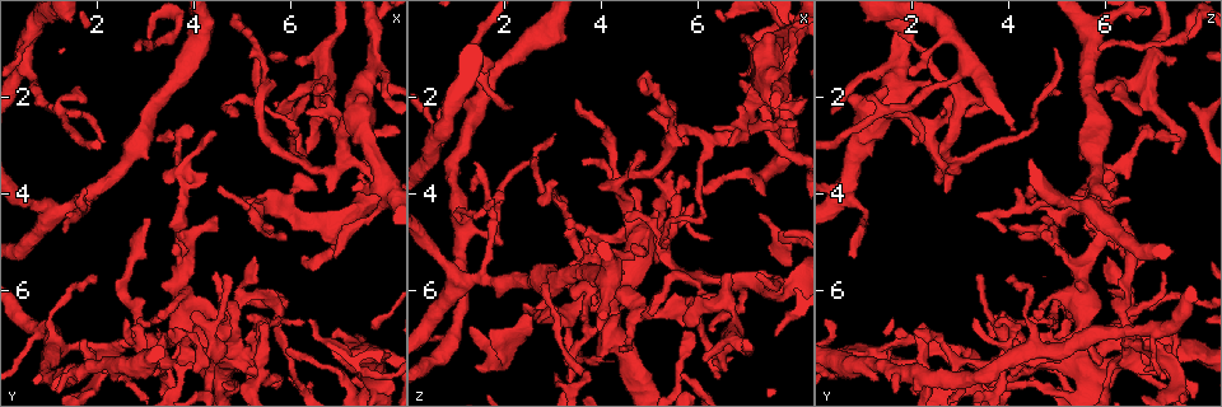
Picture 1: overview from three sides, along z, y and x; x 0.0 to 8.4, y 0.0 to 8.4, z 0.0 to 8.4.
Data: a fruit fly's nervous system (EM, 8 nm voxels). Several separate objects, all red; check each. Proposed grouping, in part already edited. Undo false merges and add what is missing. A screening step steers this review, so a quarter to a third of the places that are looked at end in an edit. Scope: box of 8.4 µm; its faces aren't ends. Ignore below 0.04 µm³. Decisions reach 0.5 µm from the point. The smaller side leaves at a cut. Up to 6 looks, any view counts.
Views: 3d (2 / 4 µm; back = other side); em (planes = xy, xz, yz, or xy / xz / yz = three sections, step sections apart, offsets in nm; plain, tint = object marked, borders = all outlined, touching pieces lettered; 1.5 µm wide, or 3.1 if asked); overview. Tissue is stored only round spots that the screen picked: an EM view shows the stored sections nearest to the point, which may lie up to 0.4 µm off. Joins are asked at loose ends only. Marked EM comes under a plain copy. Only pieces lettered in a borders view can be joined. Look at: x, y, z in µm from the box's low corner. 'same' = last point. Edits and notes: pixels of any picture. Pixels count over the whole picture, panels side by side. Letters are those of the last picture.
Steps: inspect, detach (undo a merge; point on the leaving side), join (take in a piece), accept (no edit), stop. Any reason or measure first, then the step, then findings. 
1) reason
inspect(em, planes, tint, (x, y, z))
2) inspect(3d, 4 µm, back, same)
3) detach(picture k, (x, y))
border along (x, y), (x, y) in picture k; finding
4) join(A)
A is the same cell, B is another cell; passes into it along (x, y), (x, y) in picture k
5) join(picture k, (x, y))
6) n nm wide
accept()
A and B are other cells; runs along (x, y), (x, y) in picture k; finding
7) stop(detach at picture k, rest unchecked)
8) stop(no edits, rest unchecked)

an open end
inspect(em, planes, borders, (5.75, 2.35, 6.70))

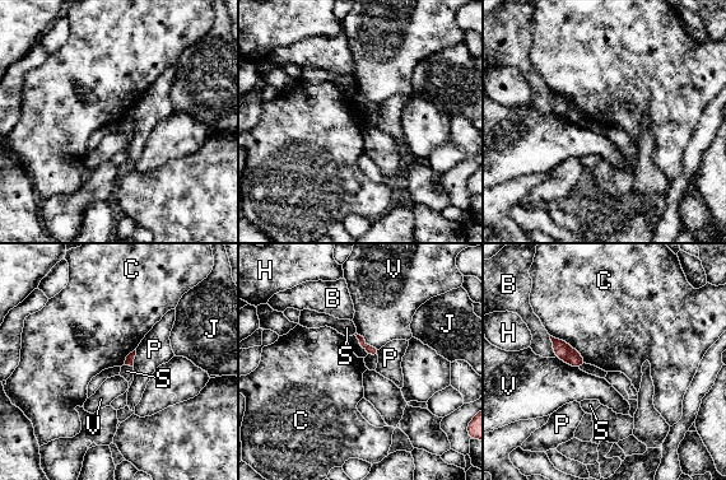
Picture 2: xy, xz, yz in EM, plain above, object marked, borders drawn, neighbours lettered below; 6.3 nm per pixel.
accept()
B, C, H, J, P, S and V are other cells; border along (550, 335), (567, 341), (586, 363) in picture 2; none of them fits

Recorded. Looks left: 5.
tapers out
inspect(3d, 4 µm, (3.50, 6.85, 2.10))

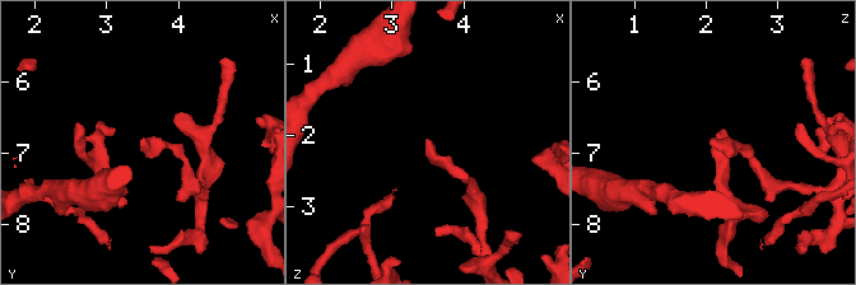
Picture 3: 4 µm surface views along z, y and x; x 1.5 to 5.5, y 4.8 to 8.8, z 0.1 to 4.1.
need the tissue
inspect(em, xz, step 4, tint, (3.50, 6.85, 2.05))

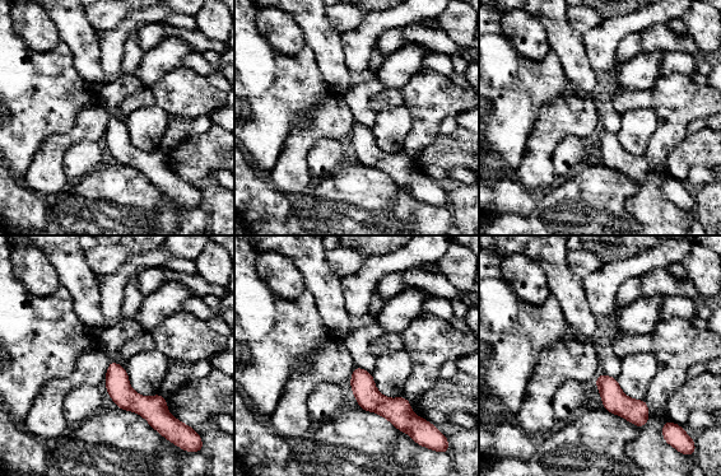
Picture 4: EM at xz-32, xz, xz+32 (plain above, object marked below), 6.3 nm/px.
inspect(em, planes, borders, same)

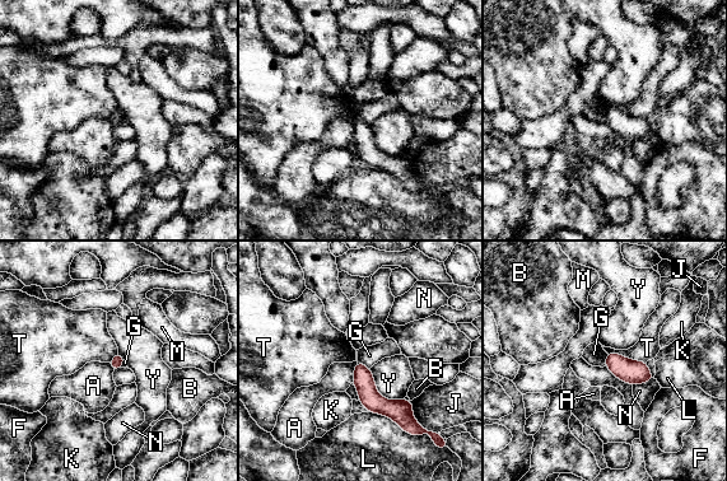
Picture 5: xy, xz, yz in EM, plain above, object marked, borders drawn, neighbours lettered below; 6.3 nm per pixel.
accept()
A, B, F, G, J, K, L, M, N, T and Y are other cells; none of them fits

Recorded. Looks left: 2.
stop(no edits, rest unchecked)

